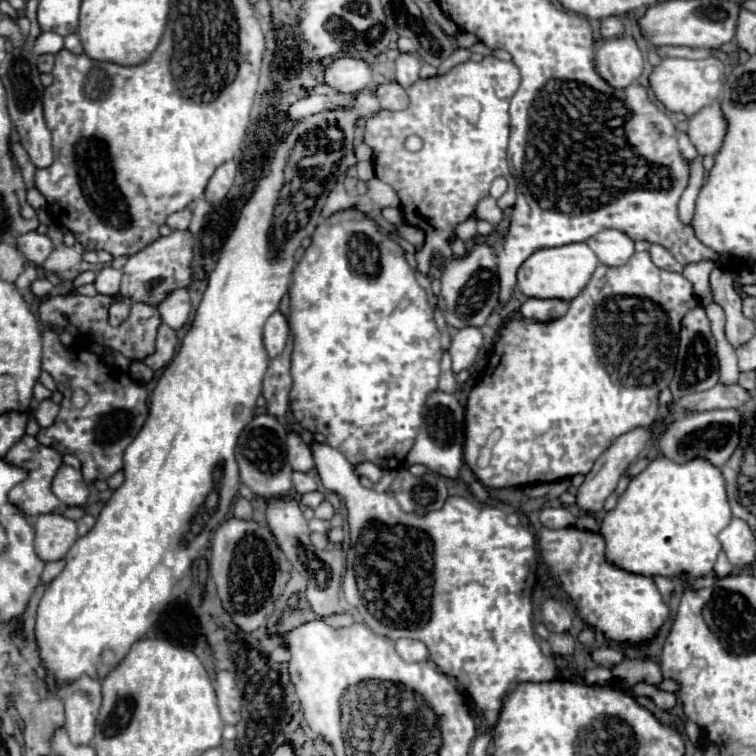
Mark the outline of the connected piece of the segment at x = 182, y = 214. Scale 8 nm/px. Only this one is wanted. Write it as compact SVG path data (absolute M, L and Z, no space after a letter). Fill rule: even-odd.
M185 207L183 211L177 211L177 213L173 213L173 215L169 215L167 217L167 225L171 227L171 229L187 229L189 227L189 223L191 223L191 207Z

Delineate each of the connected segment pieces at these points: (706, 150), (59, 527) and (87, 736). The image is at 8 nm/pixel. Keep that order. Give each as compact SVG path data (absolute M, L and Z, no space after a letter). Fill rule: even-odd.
M713 103L693 115L687 123L689 141L701 155L715 155L723 143L727 121L721 115L719 103Z
M47 513L35 519L35 549L37 555L49 563L65 557L69 547L77 541L77 523L61 513Z
M81 677L59 691L65 705L65 731L73 745L91 745L101 707L101 683Z

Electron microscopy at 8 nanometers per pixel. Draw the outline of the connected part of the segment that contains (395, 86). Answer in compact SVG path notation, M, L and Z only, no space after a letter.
M387 83L381 85L381 89L377 91L377 95L381 97L381 107L383 109L391 109L391 111L401 111L407 107L407 93L399 83Z

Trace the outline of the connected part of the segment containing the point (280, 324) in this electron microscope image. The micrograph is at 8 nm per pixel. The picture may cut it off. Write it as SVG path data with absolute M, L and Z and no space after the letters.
M275 311L267 319L265 329L263 329L263 345L267 349L269 359L277 357L277 353L281 353L285 343L287 343L287 321L279 311Z

